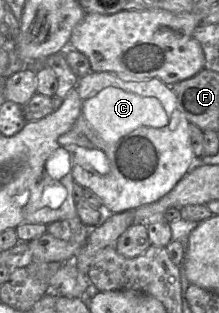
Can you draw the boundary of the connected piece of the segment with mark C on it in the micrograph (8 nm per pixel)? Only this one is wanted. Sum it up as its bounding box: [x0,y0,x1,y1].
[58,72,194,214]

